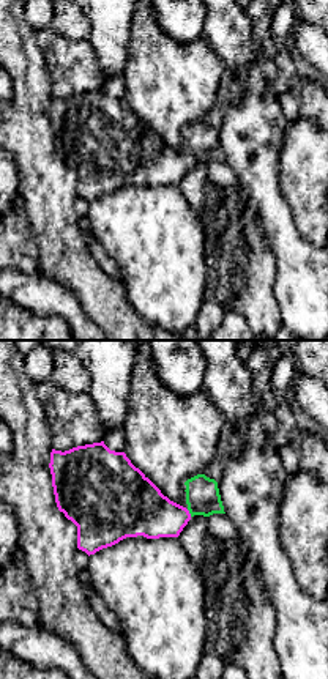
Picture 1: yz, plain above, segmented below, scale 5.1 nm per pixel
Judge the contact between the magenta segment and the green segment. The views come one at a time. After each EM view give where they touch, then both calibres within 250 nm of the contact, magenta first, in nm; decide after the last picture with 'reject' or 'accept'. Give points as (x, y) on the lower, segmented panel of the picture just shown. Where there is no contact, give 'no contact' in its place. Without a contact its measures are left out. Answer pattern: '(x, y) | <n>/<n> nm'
(188, 512) | 280/180 nm

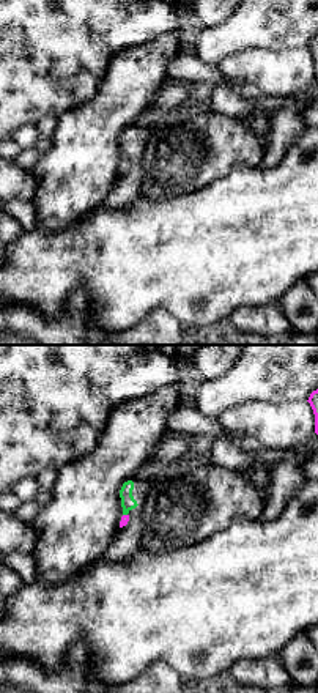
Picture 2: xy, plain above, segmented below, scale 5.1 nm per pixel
(125, 515) | 50/80 nm

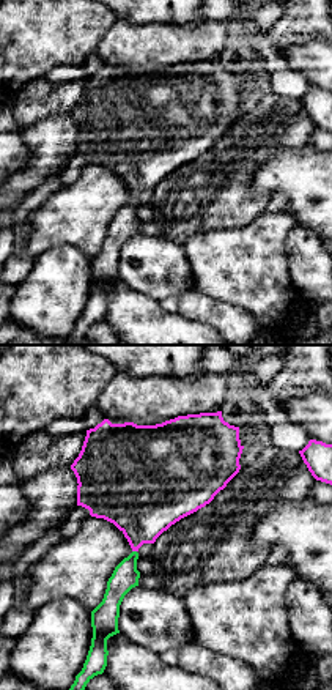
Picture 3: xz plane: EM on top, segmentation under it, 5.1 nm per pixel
(134, 550) | 360/140 nm

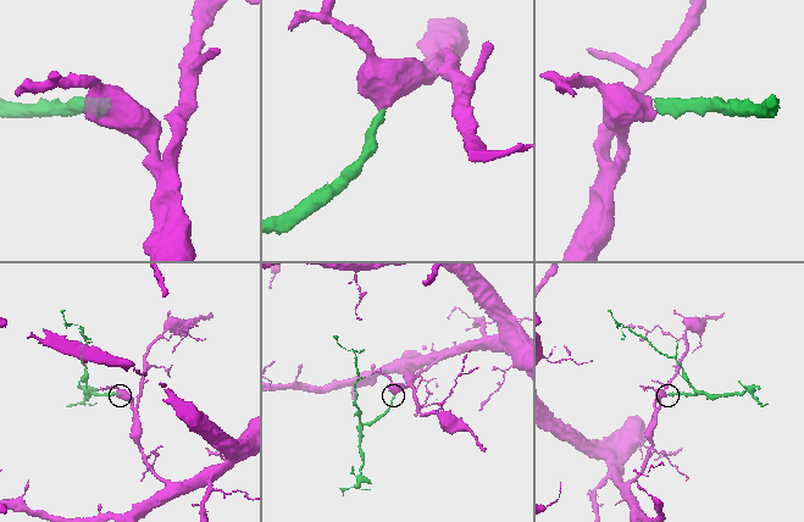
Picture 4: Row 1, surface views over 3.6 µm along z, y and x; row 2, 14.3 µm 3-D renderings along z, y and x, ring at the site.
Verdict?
accept

